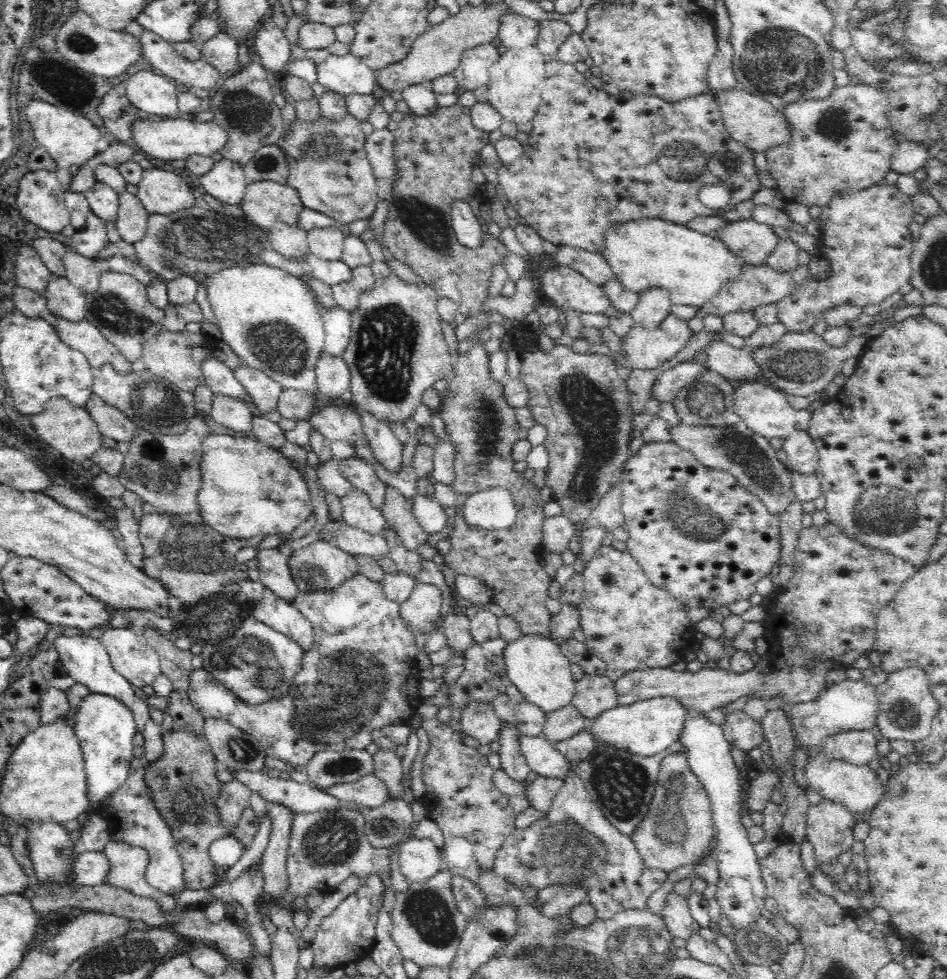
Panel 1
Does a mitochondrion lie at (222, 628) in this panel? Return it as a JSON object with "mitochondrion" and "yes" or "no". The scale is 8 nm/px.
{"mitochondrion":"yes"}

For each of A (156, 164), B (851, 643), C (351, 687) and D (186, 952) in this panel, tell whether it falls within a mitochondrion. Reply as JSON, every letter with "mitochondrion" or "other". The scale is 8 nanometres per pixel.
{"A":"other","B":"other","C":"mitochondrion","D":"other"}

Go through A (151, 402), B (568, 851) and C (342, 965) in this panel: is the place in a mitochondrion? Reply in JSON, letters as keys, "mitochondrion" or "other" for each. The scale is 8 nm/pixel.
{"A":"mitochondrion","B":"mitochondrion","C":"other"}

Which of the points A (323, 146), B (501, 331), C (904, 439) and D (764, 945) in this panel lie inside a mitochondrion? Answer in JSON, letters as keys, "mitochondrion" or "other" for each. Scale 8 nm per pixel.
{"A":"mitochondrion","B":"other","C":"other","D":"mitochondrion"}

